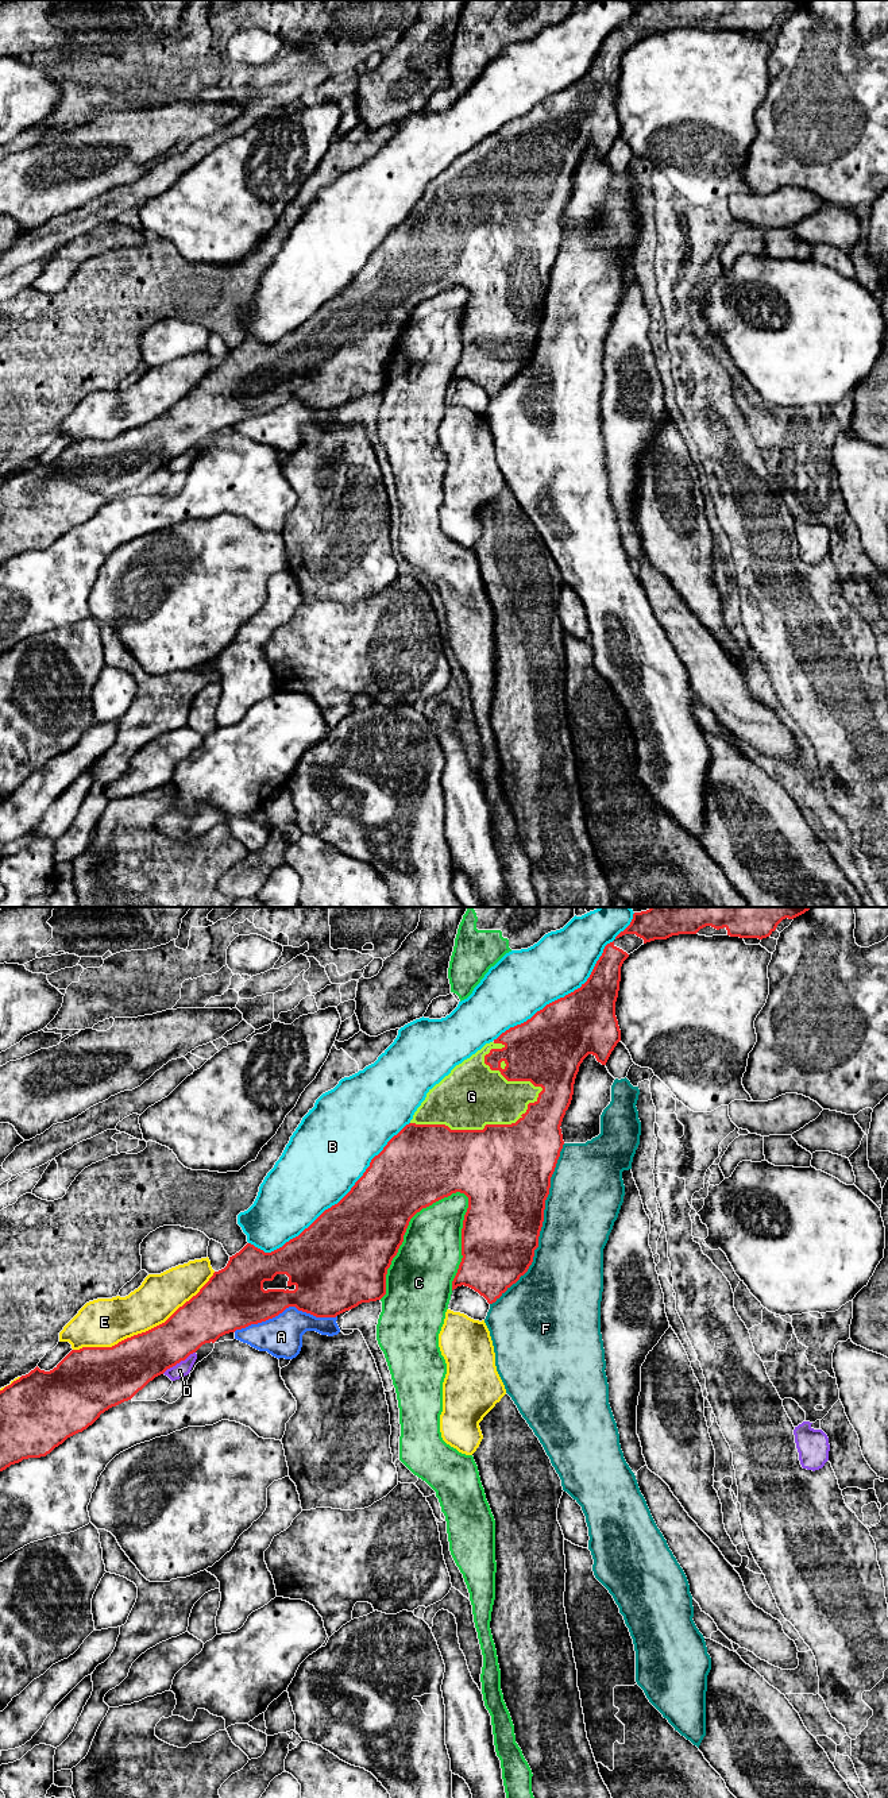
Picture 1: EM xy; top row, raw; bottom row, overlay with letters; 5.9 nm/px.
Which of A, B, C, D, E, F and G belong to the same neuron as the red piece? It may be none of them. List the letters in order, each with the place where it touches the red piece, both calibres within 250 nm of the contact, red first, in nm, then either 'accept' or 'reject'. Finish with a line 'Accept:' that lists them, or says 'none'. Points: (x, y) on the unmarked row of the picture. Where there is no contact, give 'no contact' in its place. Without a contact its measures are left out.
A: meets red in xy at (285, 401); 320 nm thick on the red side, 240 nm on the other; reject
B: meets red in xy at (335, 297); 500 nm thick on the red side, 460 nm on the other; reject
C: meets red in xy at (405, 324); 460 nm thick on the red side, 380 nm on the other; reject
D: meets red in xy at (178, 455); 280 nm thick on the red side, 90 nm on the other; reject
E: meets red in xy at (146, 424); 300 nm thick on the red side, 280 nm on the other; reject
F: meets red in xy at (541, 319); 460 nm thick on the red side, 420 nm on the other; reject
G: meets red in xy at (481, 223); 500 nm thick on the red side, 380 nm on the other; accept
Accept: G

